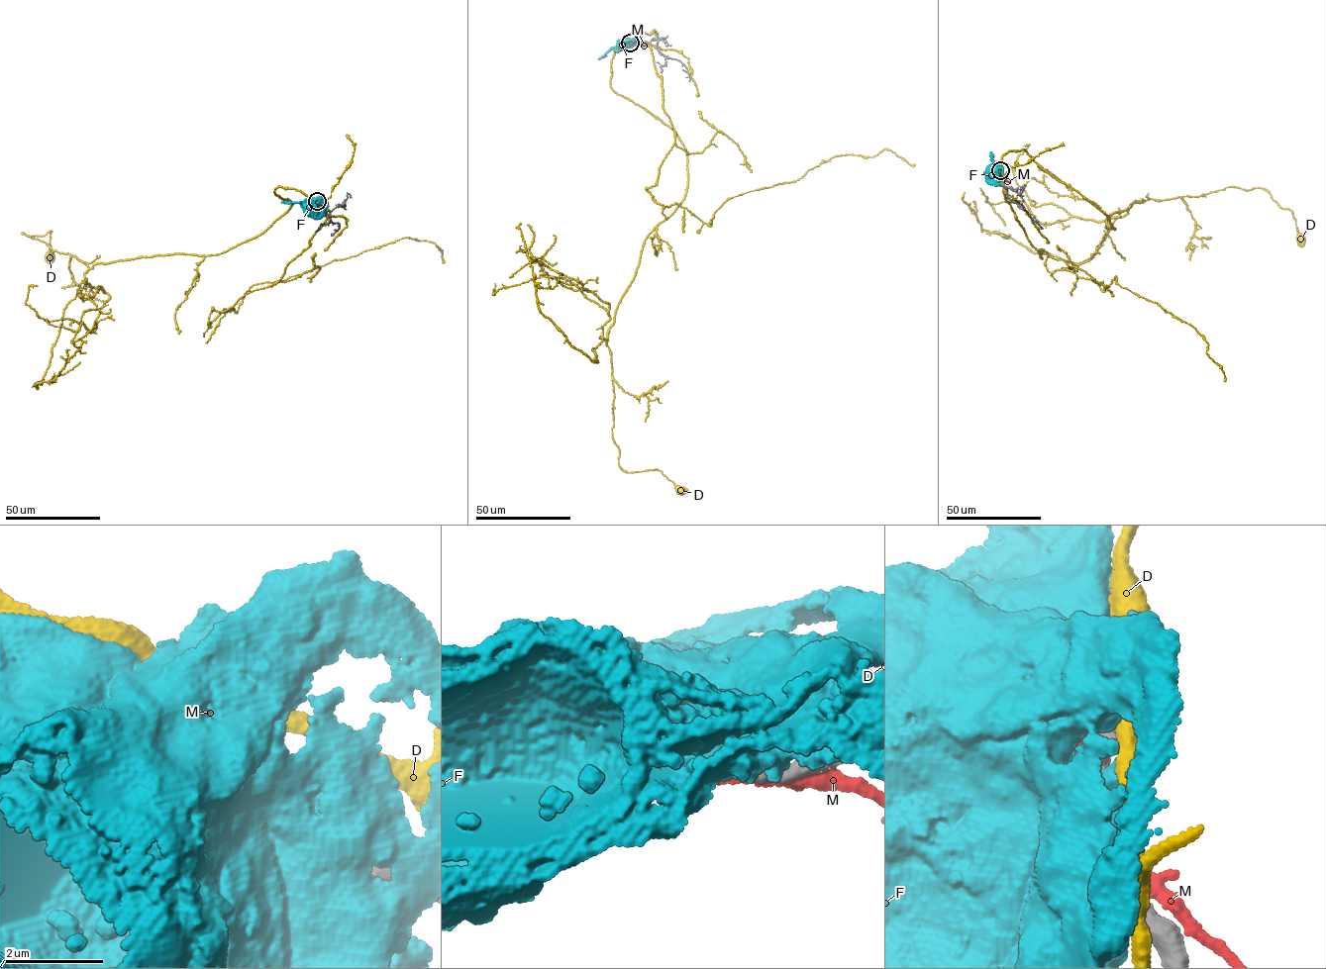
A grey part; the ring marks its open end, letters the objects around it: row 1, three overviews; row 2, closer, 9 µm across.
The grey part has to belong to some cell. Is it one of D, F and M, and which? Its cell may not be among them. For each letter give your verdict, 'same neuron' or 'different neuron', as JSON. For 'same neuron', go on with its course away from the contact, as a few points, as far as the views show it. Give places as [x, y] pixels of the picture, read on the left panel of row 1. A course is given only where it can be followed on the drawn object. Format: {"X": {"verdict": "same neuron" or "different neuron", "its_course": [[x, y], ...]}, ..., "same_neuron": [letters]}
{"D": {"verdict": "different neuron"}, "F": {"verdict": "different neuron"}, "M": {"verdict": "different neuron"}, "same_neuron": []}

